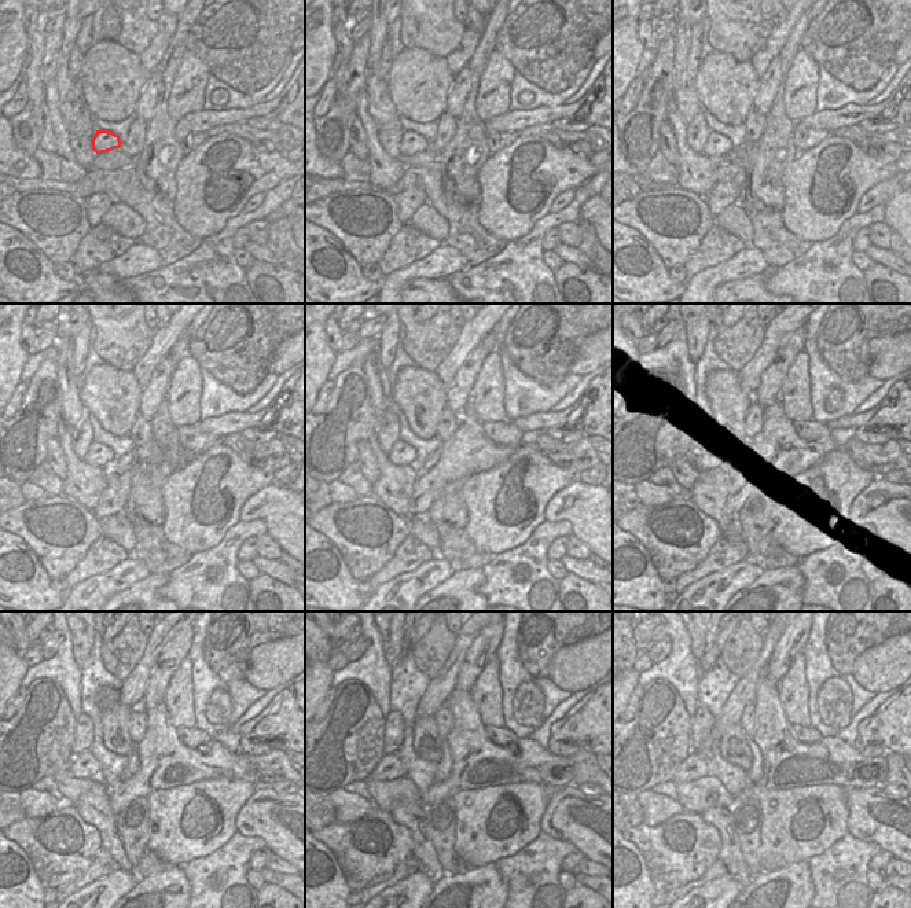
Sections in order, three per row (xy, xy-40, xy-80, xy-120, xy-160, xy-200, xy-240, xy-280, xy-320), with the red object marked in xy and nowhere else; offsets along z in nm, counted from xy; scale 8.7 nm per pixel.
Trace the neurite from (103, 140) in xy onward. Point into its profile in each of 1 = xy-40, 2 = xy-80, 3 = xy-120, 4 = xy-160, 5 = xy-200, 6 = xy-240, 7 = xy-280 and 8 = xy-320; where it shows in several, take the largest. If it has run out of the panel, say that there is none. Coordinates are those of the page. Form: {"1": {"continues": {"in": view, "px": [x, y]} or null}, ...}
{"1": {"continues": {"in": "xy-40", "px": [411, 143]}}, "2": {"continues": {"in": "xy-80", "px": [717, 147]}}, "3": {"continues": {"in": "xy-120", "px": [99, 455]}}, "4": {"continues": {"in": "xy-160", "px": [401, 454]}}, "5": {"continues": {"in": "xy-200", "px": [705, 456]}}, "6": {"continues": {"in": "xy-240", "px": [84, 765]}}, "7": {"continues": {"in": "xy-280", "px": [389, 767]}}, "8": {"continues": {"in": "xy-320", "px": [694, 767]}}}

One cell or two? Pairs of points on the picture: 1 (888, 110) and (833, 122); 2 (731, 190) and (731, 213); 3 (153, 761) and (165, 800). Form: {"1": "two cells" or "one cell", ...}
{"1": "one cell", "2": "two cells", "3": "two cells"}

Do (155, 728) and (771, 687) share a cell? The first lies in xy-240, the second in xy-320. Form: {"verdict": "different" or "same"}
{"verdict": "same"}

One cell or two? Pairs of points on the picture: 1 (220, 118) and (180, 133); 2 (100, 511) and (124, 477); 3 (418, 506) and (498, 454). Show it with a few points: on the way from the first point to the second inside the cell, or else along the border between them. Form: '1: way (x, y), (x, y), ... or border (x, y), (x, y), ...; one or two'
1: way (210, 118), (190, 124); one
2: way (107, 503), (120, 485); one
3: way (433, 485), (465, 454), (477, 454); one

